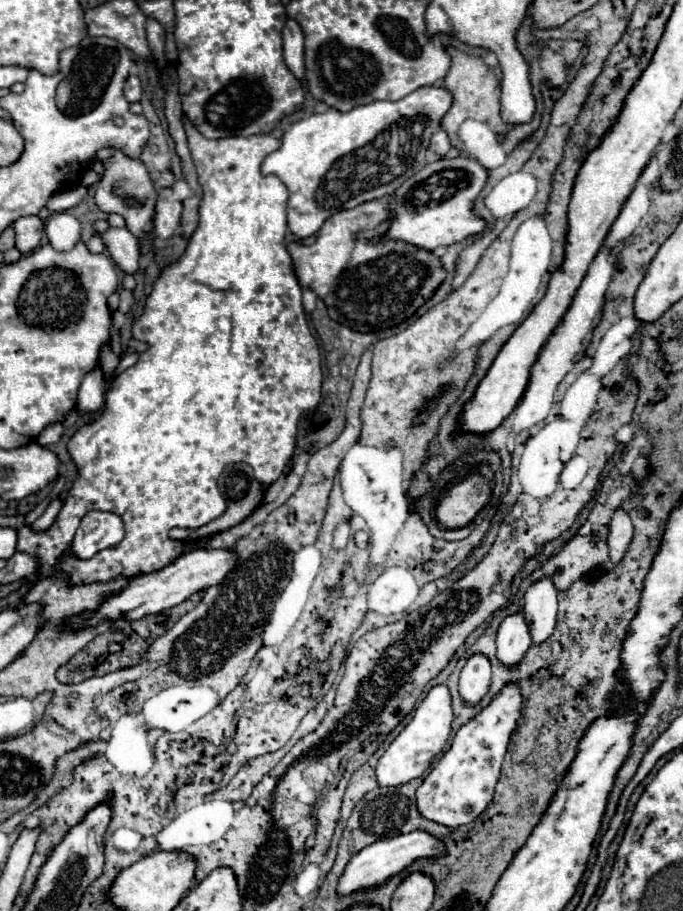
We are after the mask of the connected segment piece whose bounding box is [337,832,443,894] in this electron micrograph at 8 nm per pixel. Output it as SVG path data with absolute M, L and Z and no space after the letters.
M409 832L409 834L401 834L395 836L391 840L379 840L367 848L363 848L361 852L357 852L351 862L347 864L341 880L339 880L339 894L351 894L353 890L359 888L371 888L377 884L383 884L385 880L389 880L393 874L399 874L403 868L407 868L415 858L419 856L439 856L443 852L443 844L433 838L427 832Z

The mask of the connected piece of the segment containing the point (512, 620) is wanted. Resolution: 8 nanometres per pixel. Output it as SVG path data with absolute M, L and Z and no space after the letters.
M523 612L507 616L497 630L497 658L503 664L517 664L531 646L531 634Z

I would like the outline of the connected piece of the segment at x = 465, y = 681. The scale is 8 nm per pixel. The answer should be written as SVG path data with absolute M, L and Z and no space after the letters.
M473 654L461 670L459 692L467 704L477 704L491 684L491 662L485 654Z

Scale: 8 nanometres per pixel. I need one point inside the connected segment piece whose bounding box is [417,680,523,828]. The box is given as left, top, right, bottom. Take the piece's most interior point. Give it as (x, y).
(458, 789)

